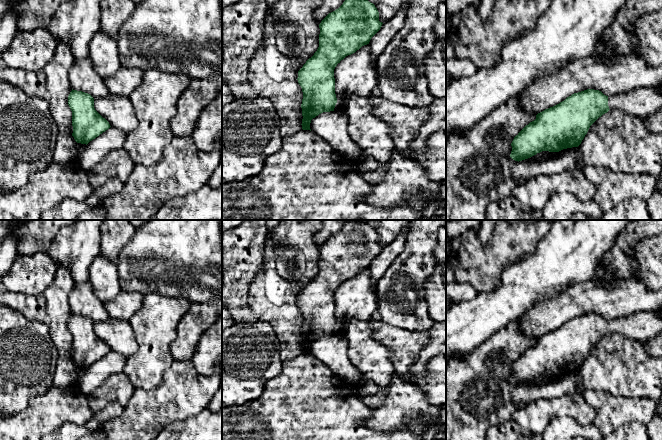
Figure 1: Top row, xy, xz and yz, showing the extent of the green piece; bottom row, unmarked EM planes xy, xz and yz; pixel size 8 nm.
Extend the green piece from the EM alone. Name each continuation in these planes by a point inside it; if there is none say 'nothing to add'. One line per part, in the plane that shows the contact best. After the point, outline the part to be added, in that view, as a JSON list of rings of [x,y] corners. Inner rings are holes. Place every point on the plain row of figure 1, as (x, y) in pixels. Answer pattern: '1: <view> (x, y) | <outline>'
1: yz (644, 326) | [[[640,312],[608,321],[608,330],[610,334],[646,342],[662,333],[662,318],[655,312]]]

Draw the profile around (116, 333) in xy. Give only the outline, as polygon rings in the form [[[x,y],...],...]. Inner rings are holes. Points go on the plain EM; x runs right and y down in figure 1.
[[[109,318],[102,322],[94,322],[94,332],[111,351],[126,358],[138,350],[138,343],[128,321]]]

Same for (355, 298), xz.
[[[369,268],[346,280],[334,293],[337,327],[334,335],[344,335],[344,326],[352,319],[370,320],[376,317],[376,291],[372,287]]]

